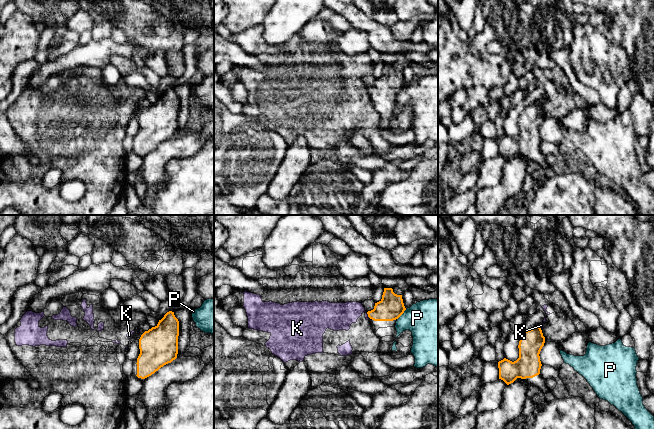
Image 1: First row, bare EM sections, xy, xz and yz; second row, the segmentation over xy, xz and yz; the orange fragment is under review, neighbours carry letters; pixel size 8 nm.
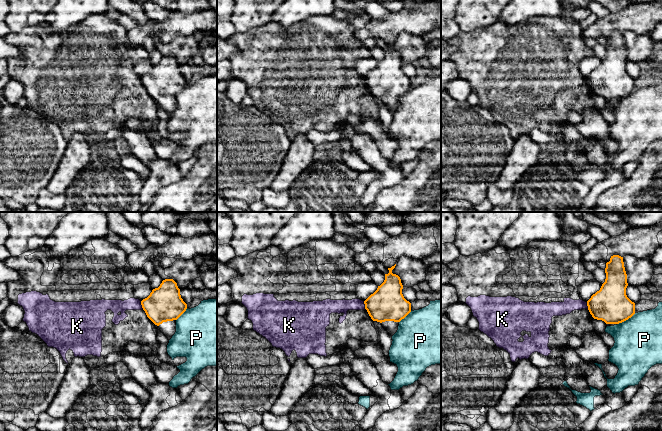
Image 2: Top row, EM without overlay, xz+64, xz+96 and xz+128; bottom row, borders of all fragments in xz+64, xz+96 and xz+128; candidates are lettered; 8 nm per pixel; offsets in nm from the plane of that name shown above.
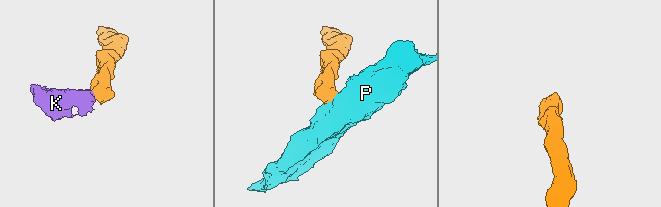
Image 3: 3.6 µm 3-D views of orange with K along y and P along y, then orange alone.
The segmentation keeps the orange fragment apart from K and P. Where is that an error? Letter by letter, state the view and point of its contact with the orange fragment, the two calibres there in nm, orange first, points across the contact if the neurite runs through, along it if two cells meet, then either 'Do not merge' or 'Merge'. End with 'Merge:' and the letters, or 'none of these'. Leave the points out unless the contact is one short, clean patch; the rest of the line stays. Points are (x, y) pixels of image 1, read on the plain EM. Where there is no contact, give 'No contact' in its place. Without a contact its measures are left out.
K: Touches orange at xz (368, 91). Thickness 200 nm (orange) against 220 nm. Boundary: xz (366, 89), (369, 93). Do not merge
P: Touches orange at xz (402, 89). Thickness 200 nm (orange) against 360 nm. Boundary: xz (406, 85), (397, 95). Do not merge
Merge: none of these

